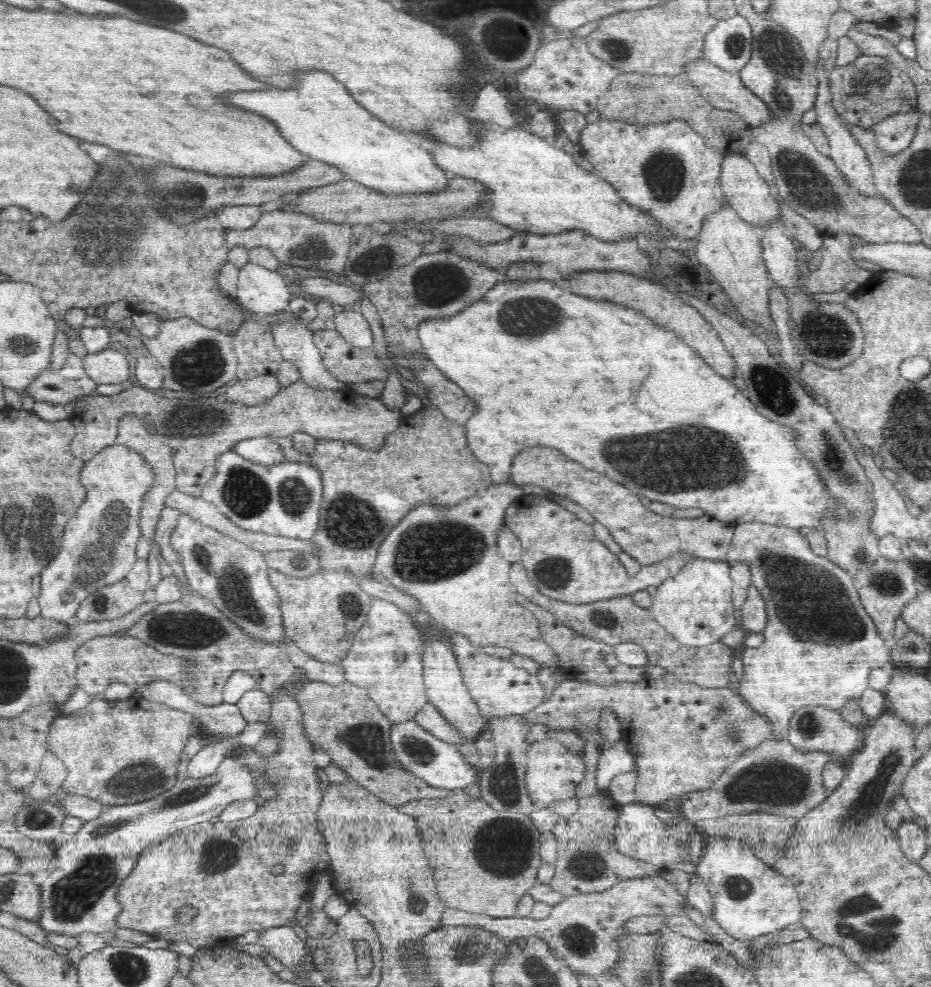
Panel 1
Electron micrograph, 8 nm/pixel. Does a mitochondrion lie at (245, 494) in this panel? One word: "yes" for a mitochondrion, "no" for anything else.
yes

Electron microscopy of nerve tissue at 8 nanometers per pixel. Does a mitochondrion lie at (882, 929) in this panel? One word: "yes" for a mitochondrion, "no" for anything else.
yes

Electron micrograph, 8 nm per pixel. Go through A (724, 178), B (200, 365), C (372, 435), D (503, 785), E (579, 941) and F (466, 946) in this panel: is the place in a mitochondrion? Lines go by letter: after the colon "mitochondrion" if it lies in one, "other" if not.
A: other
B: mitochondrion
C: other
D: mitochondrion
E: mitochondrion
F: mitochondrion

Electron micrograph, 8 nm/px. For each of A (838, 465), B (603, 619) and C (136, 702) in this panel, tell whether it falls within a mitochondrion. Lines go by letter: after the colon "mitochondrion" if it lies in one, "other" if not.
A: mitochondrion
B: mitochondrion
C: other

